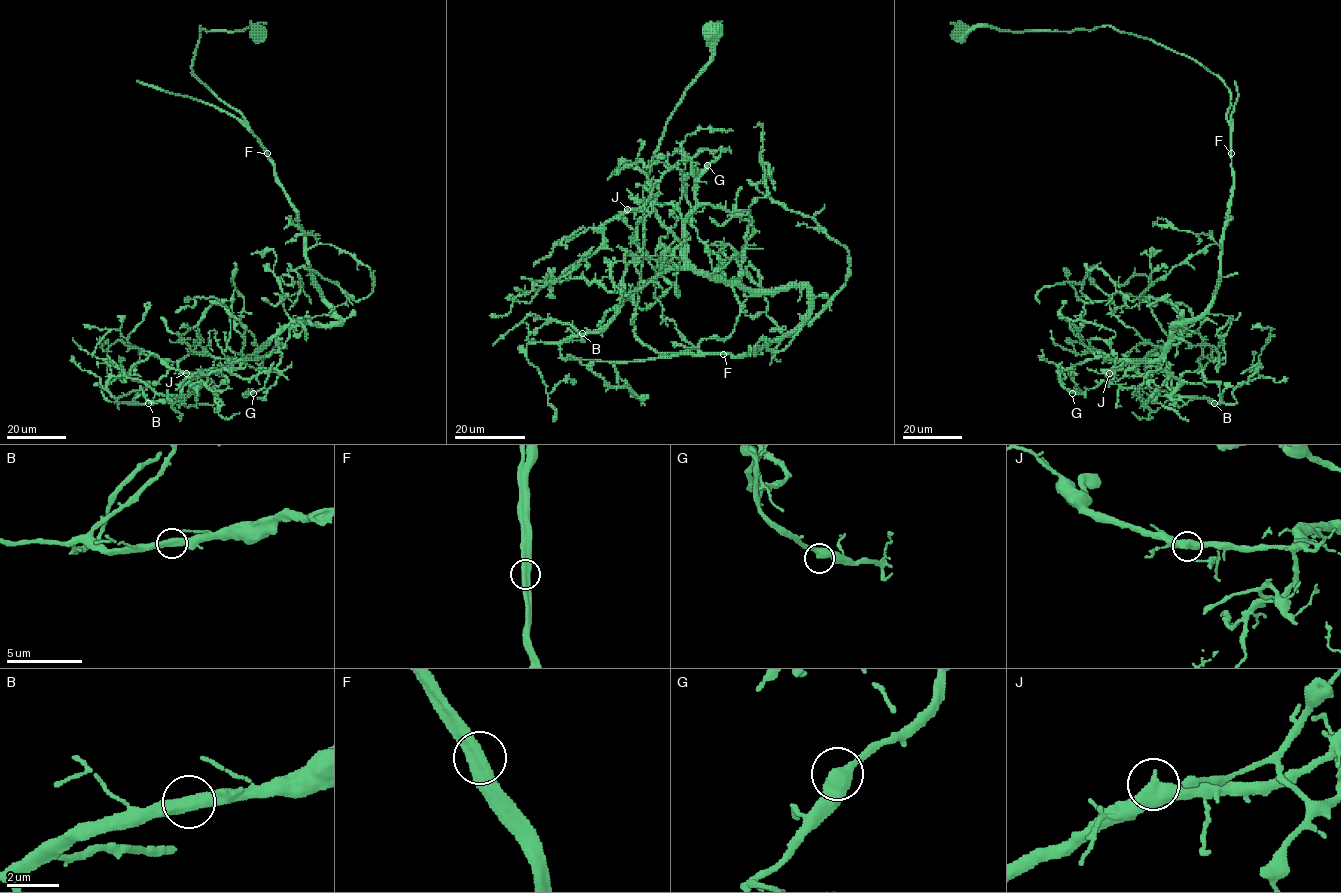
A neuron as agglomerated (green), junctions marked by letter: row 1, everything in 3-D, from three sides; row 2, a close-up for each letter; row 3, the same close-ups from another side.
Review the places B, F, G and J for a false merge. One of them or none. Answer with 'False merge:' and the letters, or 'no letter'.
False merge: no letter

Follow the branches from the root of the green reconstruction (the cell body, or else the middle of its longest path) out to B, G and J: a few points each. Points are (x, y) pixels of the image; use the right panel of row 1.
B: (958, 35), (1111, 26), (1229, 90), (1219, 286), (1160, 358), (1181, 383), (1173, 399), (1214, 403)
G: (958, 35), (1111, 26), (1195, 59), (1230, 94), (1213, 302), (1175, 324), (1157, 359), (1061, 368), (1072, 393)
J: (958, 35), (1111, 26), (1195, 59), (1229, 90), (1233, 191), (1214, 301), (1175, 324), (1158, 358), (1109, 373)

